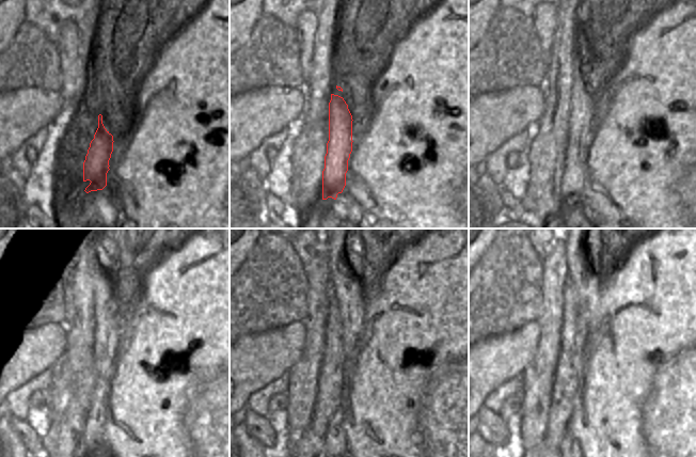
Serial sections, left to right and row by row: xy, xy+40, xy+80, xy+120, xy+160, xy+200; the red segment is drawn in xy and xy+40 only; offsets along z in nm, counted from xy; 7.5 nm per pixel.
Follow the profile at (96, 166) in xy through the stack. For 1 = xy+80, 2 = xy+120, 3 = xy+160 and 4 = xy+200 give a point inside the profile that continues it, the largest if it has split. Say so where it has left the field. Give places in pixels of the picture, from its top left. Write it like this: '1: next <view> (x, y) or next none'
1: next xy+80 (582, 125)
2: next xy+120 (109, 310)
3: next xy+160 (347, 283)
4: next xy+200 (587, 282)

